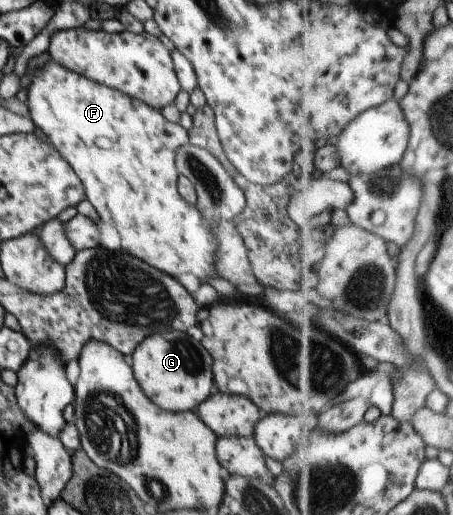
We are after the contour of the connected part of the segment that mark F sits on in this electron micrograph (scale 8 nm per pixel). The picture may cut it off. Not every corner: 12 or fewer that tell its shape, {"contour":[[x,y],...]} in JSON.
{"contour":[[53,58],[33,123],[121,247],[220,277],[181,199],[185,128]]}

